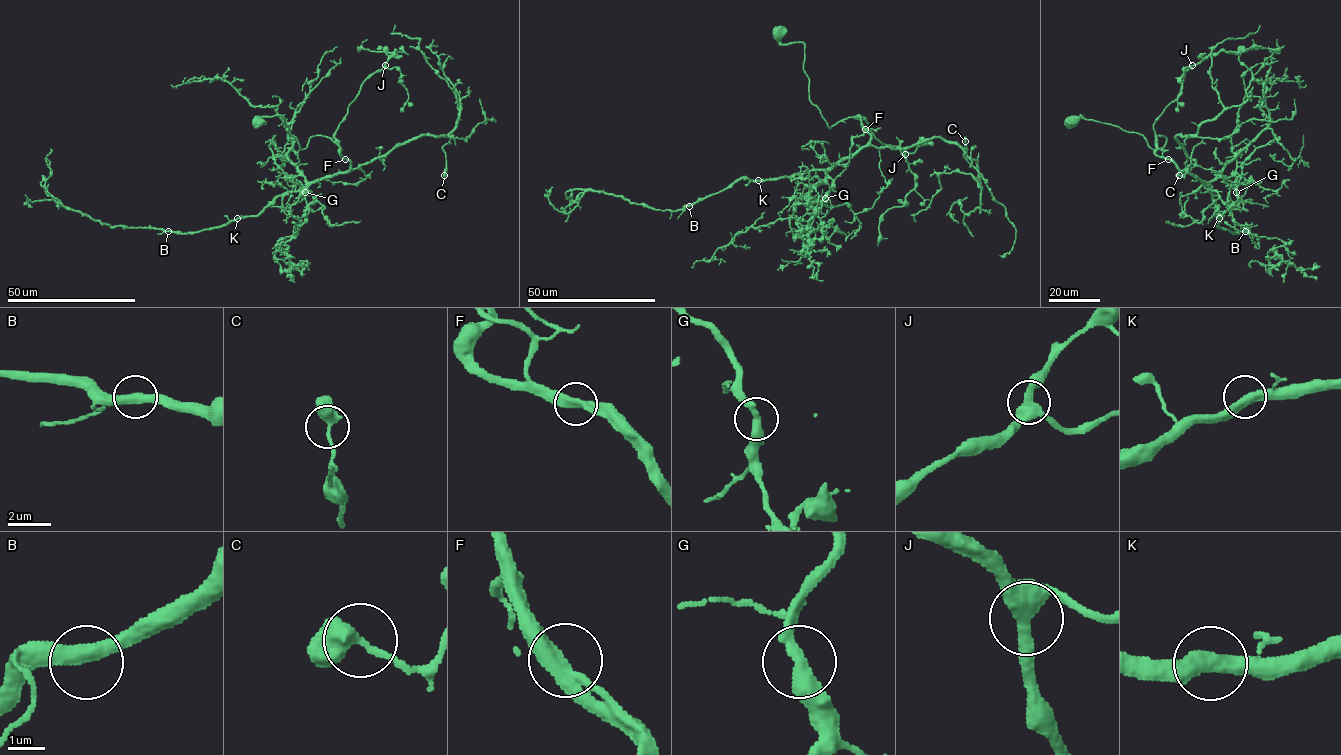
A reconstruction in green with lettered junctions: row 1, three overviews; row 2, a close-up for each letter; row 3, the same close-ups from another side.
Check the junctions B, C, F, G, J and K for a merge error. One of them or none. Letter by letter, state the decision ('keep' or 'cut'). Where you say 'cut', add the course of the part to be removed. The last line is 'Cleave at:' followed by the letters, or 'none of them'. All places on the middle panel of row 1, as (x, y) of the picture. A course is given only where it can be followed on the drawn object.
B: keep
C: keep
F: keep
G: keep
J: keep
K: keep
Cleave at: none of them

